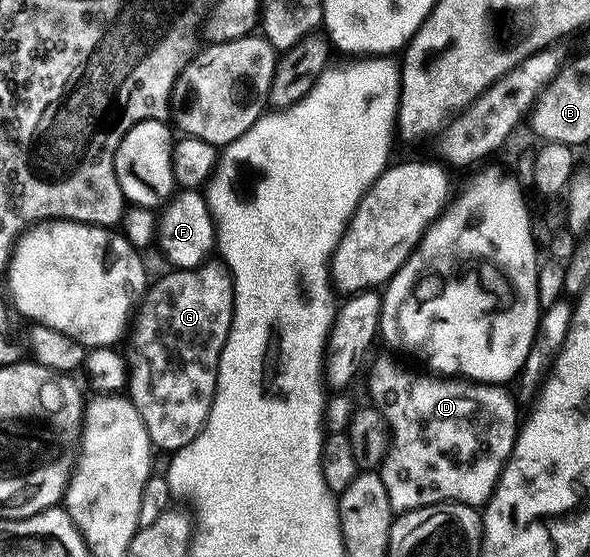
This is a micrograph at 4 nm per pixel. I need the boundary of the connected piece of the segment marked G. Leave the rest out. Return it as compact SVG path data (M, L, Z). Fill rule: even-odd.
M208 261L202 267L188 271L171 269L168 272L148 286L133 321L135 340L131 343L129 354L129 398L137 413L141 413L141 421L145 421L152 444L158 450L160 447L166 453L174 453L189 445L189 441L201 433L209 417L221 349L233 317L233 291L230 274L219 261Z

